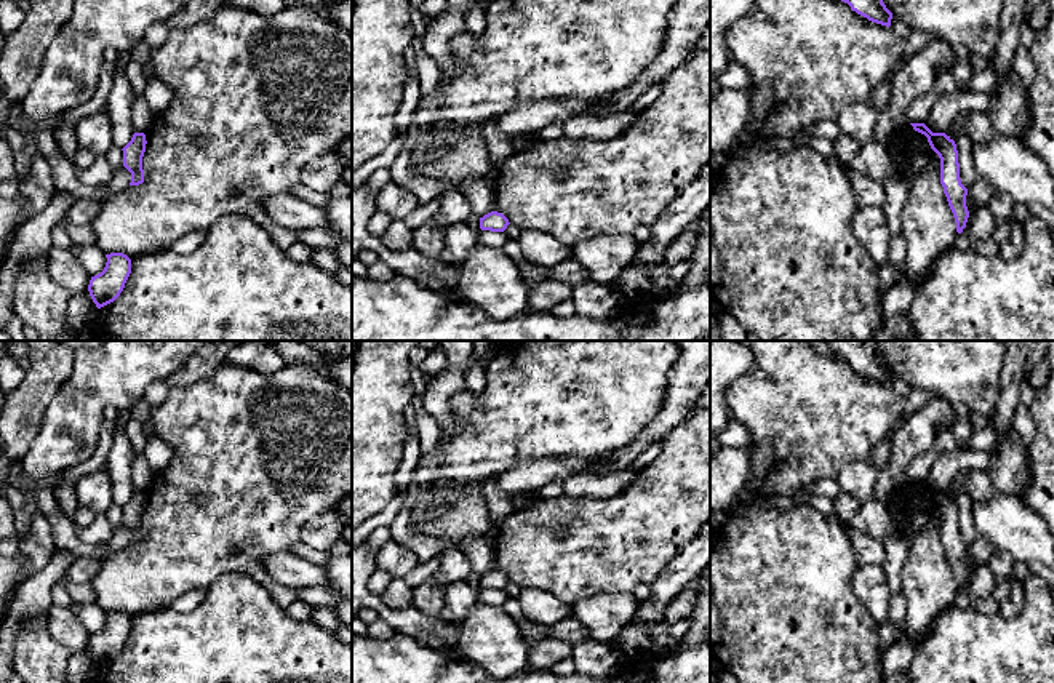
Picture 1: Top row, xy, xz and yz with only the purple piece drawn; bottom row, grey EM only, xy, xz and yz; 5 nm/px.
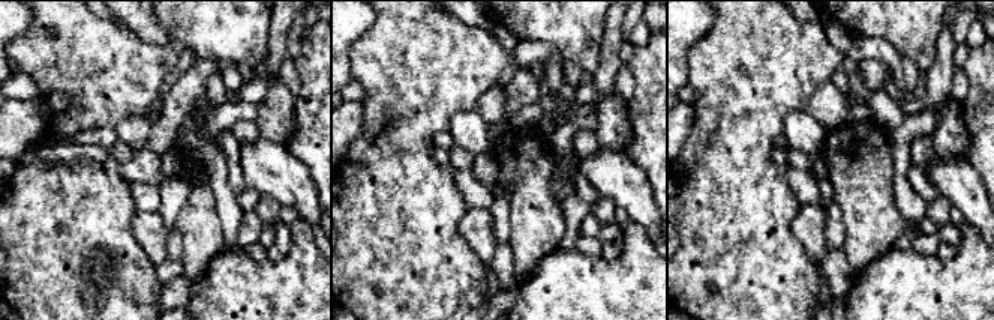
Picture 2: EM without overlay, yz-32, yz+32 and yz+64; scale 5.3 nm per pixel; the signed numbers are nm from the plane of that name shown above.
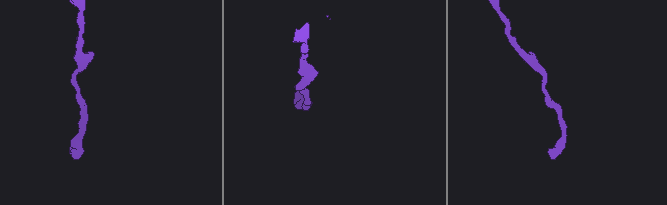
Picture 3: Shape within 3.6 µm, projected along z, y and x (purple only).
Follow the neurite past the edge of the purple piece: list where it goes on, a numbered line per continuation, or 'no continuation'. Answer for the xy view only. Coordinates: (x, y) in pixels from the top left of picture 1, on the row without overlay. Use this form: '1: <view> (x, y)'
no continuation

